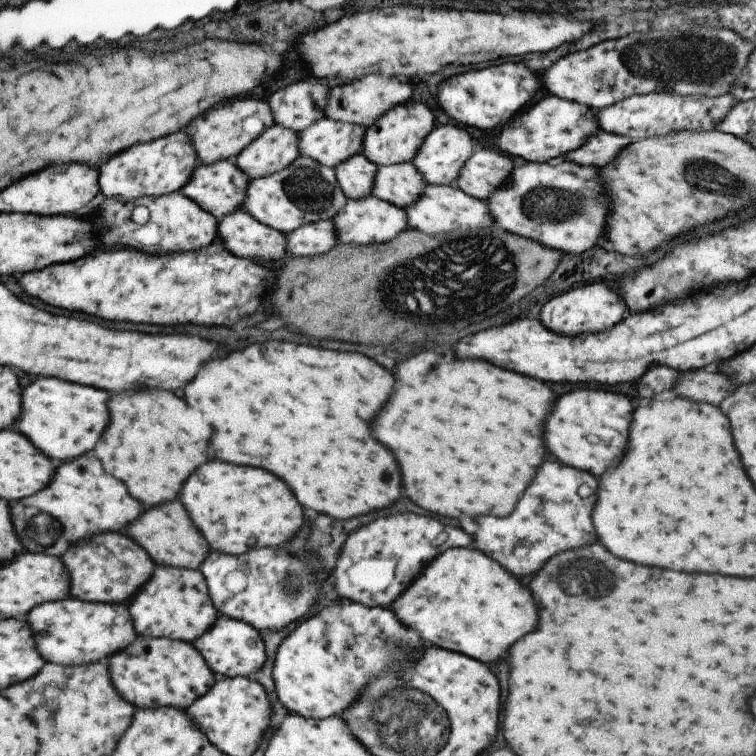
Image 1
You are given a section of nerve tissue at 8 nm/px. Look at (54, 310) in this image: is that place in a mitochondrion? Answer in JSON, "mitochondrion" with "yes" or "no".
{"mitochondrion":"no"}

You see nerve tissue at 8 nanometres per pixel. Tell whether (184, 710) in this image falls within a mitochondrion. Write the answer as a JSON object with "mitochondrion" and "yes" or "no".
{"mitochondrion":"no"}

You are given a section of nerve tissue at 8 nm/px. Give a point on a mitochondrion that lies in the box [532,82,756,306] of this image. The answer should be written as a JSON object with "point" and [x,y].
{"point":[701,174]}

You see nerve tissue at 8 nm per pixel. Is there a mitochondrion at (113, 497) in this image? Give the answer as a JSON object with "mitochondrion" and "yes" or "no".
{"mitochondrion":"no"}

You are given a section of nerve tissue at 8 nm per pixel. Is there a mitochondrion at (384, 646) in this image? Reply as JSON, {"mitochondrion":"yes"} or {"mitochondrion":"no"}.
{"mitochondrion":"yes"}

